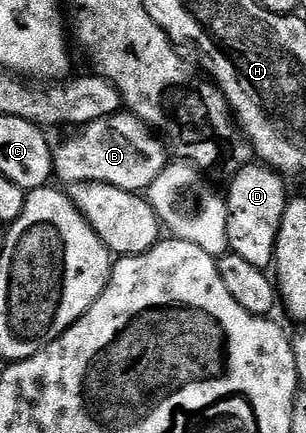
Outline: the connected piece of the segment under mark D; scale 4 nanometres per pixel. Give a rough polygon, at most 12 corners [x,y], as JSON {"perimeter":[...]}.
{"perimeter":[[242,166],[227,193],[229,248],[274,265],[286,179]]}

